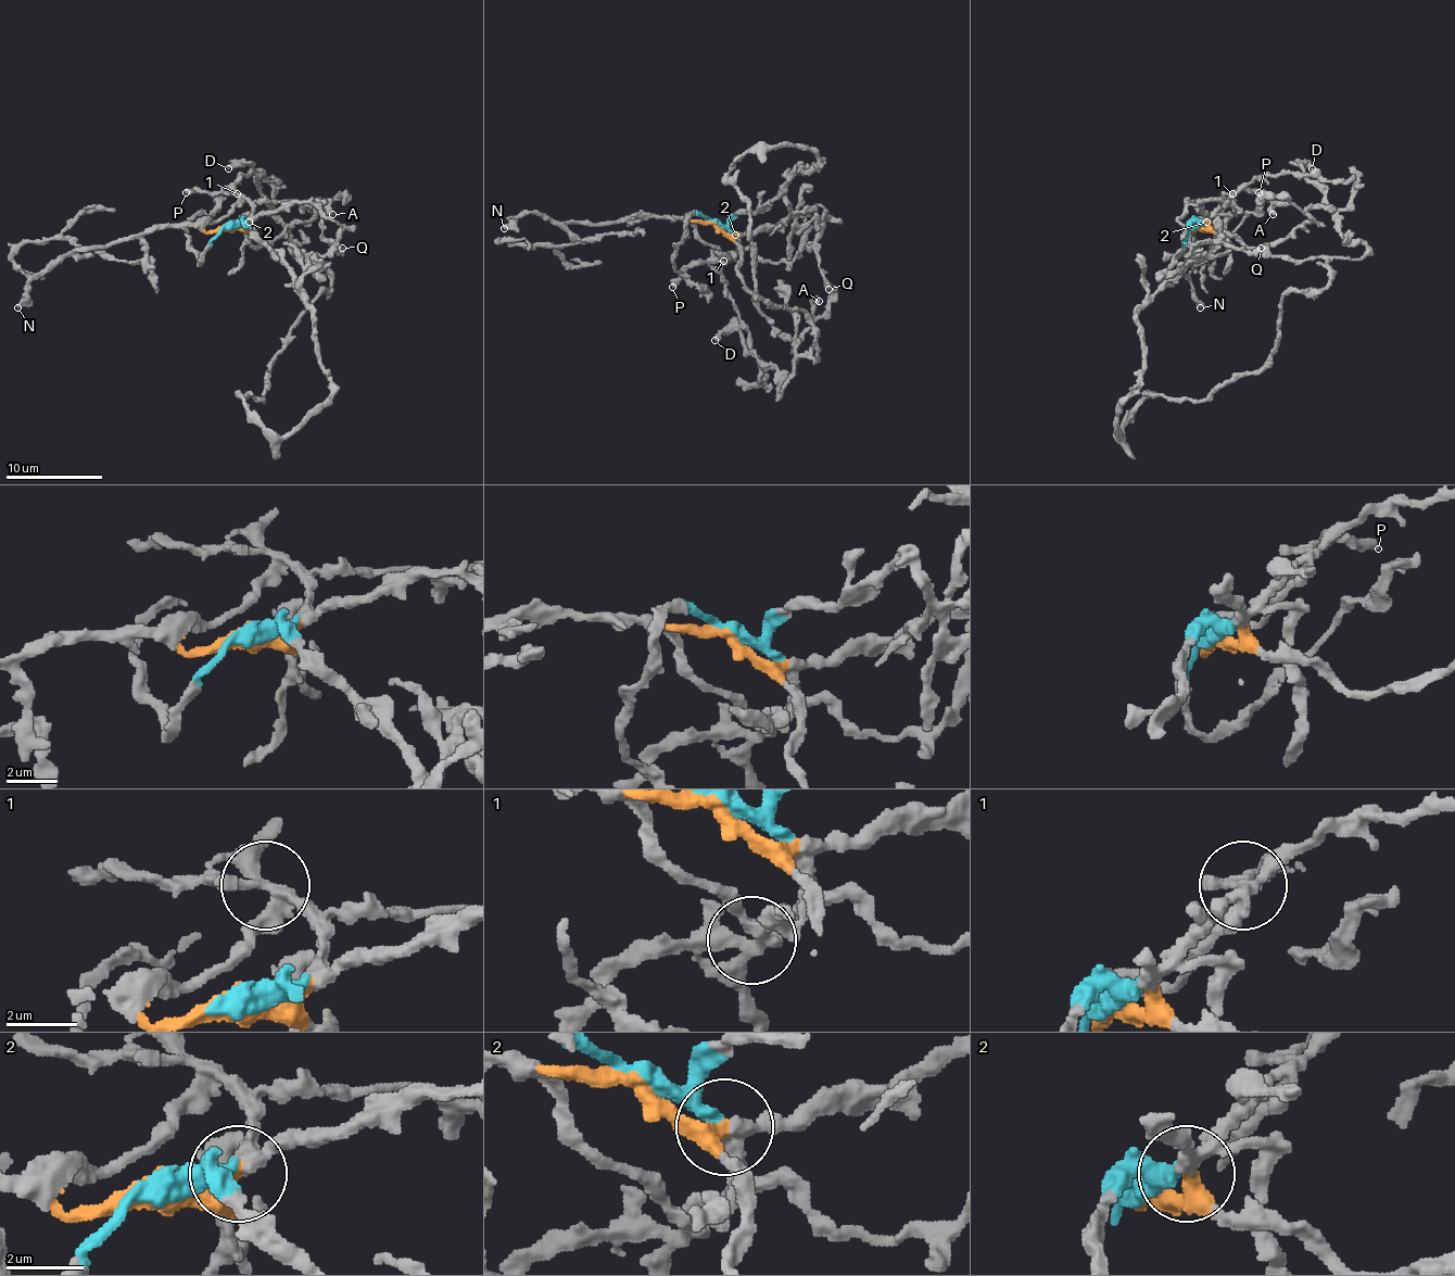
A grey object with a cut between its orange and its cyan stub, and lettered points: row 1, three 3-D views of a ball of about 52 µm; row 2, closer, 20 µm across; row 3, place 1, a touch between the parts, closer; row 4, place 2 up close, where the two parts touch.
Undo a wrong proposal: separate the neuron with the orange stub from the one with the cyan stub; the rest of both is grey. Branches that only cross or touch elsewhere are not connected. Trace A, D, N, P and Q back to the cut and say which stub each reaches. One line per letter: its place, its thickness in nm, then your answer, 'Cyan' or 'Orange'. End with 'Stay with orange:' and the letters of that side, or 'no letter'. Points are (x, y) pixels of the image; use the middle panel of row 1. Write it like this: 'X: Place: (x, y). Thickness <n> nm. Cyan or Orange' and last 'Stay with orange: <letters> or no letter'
A: Place: (819, 301). Thickness 420 nm. Orange
D: Place: (715, 340). Thickness 420 nm. Cyan
N: Place: (504, 228). Thickness 360 nm. Orange
P: Place: (672, 287). Thickness 460 nm. Cyan
Q: Place: (829, 289). Thickness 440 nm. Orange
Stay with orange: A, N, Q

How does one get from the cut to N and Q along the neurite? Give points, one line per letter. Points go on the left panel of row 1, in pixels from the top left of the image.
N: (227, 227), (209, 231), (151, 227), (104, 245), (74, 249), (30, 282), (28, 299), (19, 308)
Q: (227, 227), (254, 222), (294, 203), (314, 203), (340, 227), (340, 237), (331, 243), (338, 251), (343, 249)

